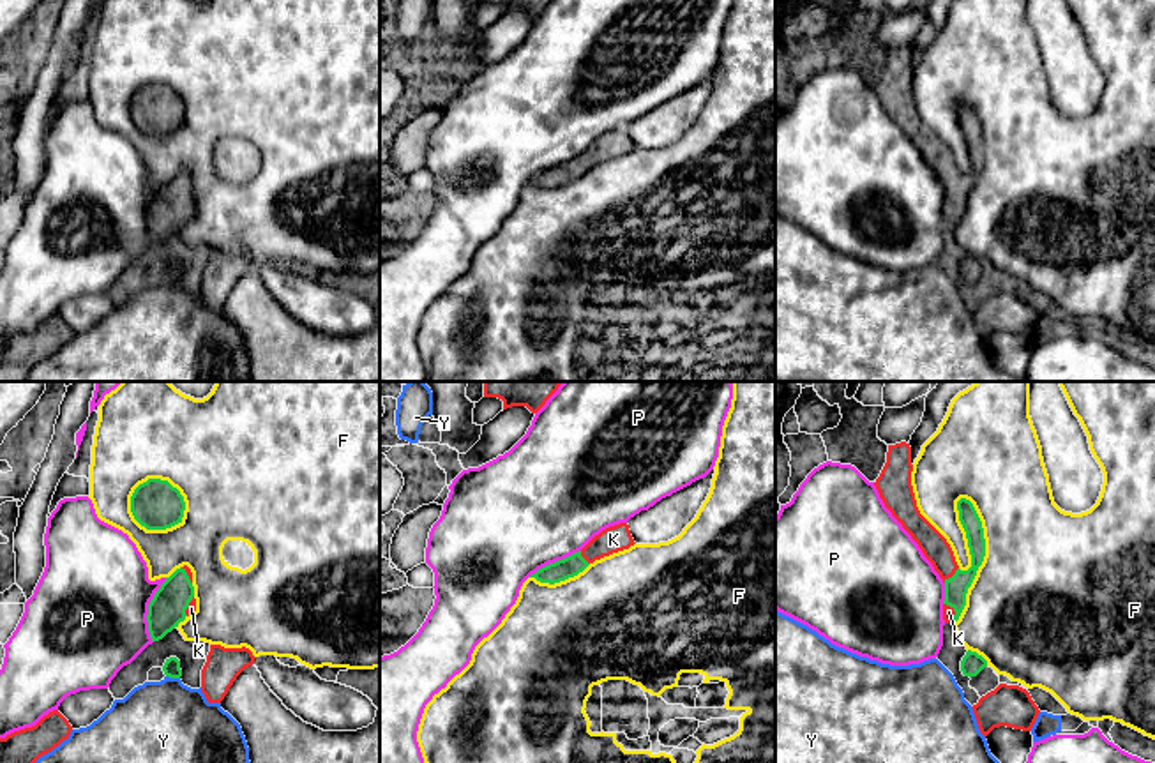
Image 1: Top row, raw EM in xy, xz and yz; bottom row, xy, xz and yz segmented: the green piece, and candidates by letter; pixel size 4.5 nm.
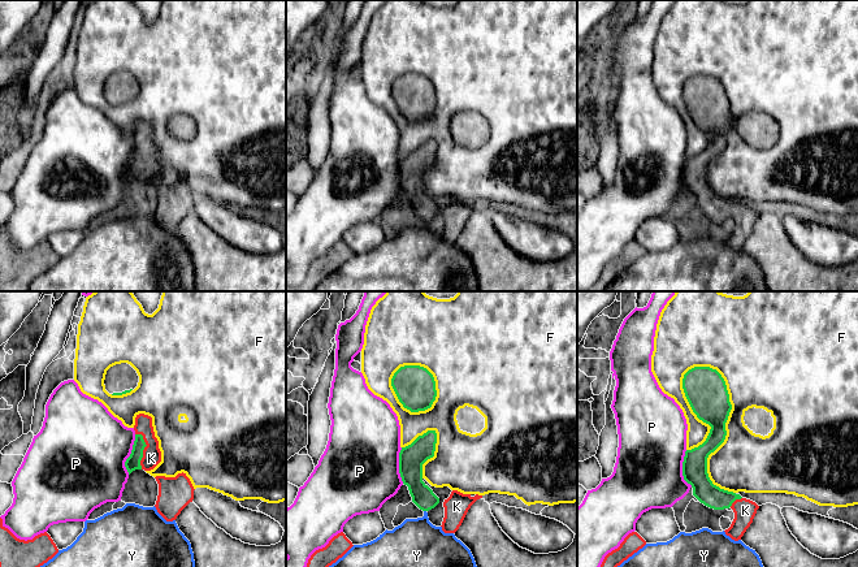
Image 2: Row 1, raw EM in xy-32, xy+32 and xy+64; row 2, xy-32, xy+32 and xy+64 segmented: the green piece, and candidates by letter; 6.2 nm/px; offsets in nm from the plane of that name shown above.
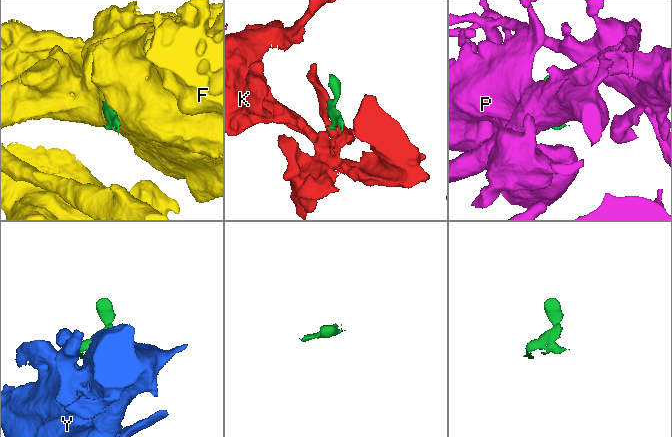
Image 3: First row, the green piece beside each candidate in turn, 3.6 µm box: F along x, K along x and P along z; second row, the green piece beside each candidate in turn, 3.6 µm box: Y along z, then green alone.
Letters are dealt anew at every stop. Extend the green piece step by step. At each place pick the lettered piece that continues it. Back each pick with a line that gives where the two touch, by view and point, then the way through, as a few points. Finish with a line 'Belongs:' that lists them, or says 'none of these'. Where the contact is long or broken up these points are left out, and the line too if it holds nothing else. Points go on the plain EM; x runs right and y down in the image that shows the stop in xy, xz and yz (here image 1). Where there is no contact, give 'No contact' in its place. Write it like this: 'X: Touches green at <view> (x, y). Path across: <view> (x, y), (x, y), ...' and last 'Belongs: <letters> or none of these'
K: Touches green at yz (952, 181)
Belongs: K

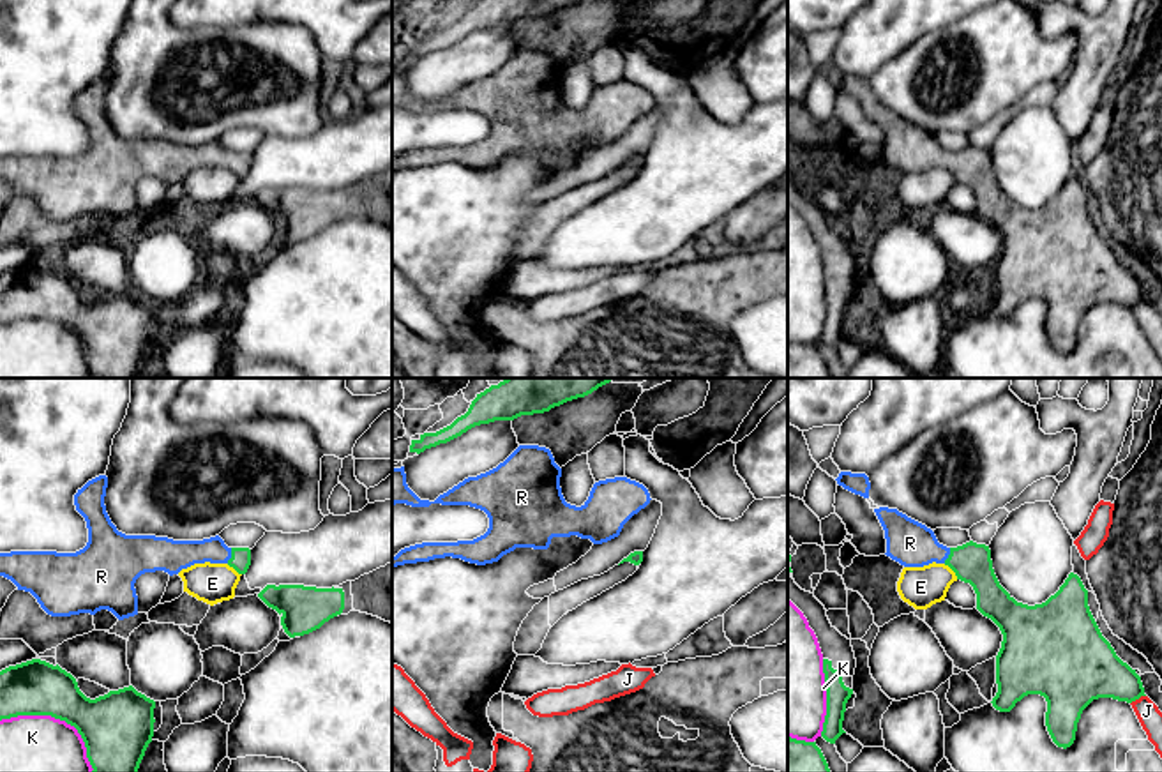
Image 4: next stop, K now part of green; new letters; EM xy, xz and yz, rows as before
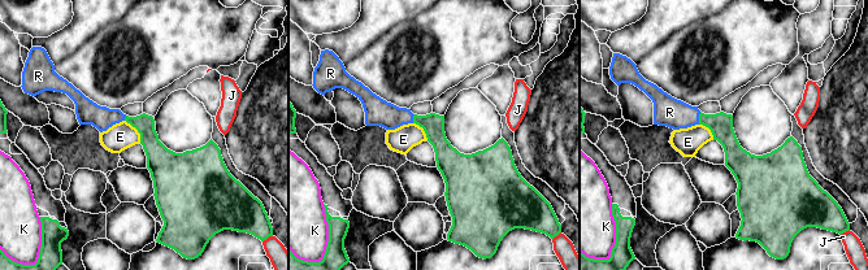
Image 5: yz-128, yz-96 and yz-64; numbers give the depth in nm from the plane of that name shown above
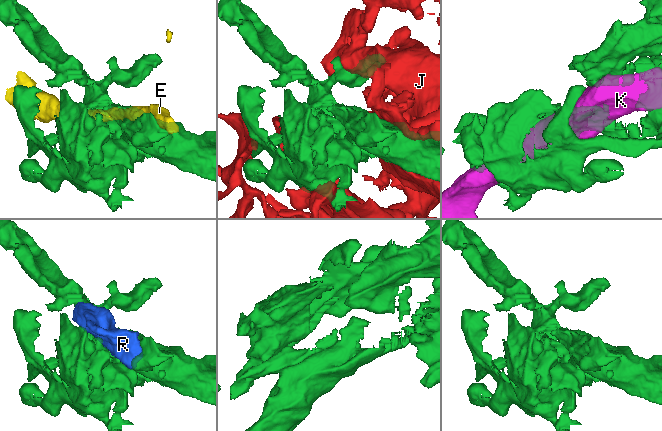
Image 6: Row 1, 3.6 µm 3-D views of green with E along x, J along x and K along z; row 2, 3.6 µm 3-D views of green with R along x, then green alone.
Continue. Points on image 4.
R: Touches green at xy (232, 159)
Belongs: R

